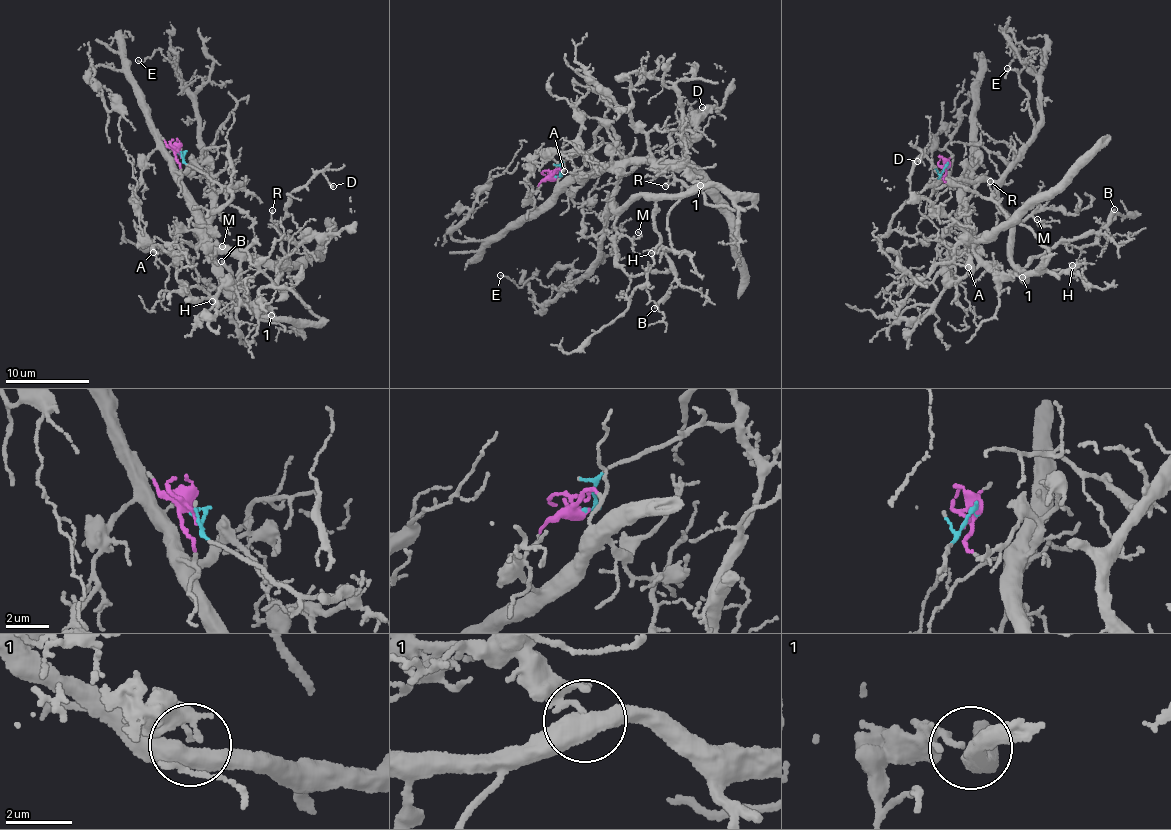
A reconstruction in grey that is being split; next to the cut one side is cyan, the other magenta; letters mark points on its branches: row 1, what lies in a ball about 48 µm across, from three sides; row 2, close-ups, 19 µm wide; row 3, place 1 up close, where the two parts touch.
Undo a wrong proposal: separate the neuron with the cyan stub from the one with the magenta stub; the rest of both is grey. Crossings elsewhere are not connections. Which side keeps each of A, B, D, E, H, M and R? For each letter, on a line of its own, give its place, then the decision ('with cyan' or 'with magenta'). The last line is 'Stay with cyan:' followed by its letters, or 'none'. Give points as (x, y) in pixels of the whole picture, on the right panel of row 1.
A: at (968, 267); with magenta
B: at (1114, 209); with cyan
D: at (917, 161); with cyan
E: at (1007, 68); with cyan
H: at (1072, 265); with cyan
M: at (1037, 219); with cyan
R: at (990, 181); with cyan
Stay with cyan: B, D, E, H, M, R

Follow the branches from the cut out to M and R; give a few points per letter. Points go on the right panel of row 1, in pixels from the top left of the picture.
M: (947, 166), (933, 191), (958, 179), (989, 182), (1014, 219), (1026, 221), (1031, 216), (1042, 222), (1036, 218)
R: (947, 166), (933, 191), (958, 179), (989, 182), (1024, 277), (1049, 255), (1047, 246), (993, 201), (989, 180)

